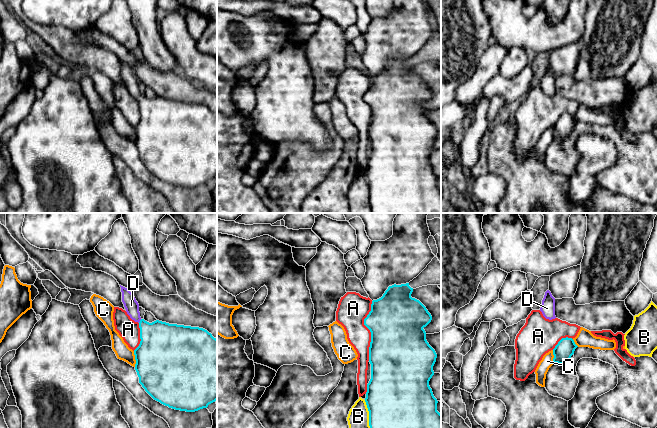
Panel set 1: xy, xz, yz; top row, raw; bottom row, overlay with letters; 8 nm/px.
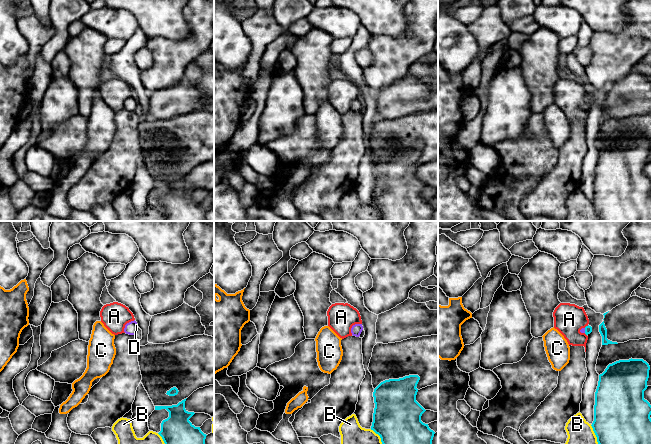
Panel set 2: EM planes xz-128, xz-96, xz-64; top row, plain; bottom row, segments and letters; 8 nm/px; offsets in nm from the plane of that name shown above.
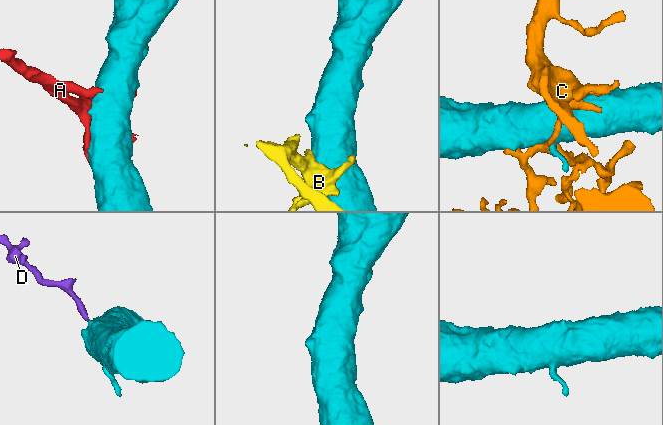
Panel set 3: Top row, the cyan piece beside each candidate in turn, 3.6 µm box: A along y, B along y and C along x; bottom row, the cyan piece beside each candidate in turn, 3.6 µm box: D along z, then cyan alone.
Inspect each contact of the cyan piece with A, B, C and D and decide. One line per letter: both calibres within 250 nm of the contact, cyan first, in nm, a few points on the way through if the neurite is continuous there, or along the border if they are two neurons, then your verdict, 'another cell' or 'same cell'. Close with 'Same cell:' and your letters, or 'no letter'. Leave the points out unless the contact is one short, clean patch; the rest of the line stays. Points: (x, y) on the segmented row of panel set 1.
A: 460 nm thick on the cyan side, 240 nm on the other; another cell
B: 480 nm thick on the cyan side, 170 nm on the other; another cell
C: 500 nm thick on the cyan side, 120 nm on the other; another cell
D: 340 nm thick on the cyan side, 110 nm on the other; runs through xy (161, 344), (140, 321), (135, 316), (131, 305); same cell
Same cell: D

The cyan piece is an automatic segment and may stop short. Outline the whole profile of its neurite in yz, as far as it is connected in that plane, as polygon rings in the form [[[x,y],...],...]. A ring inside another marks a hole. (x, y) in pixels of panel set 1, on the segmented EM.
[[[562,338],[553,349],[553,362],[558,364],[566,363],[577,347],[572,338]]]

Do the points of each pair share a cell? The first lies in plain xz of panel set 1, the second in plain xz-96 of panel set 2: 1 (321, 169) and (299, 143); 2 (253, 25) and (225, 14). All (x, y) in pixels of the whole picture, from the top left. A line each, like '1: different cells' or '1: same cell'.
1: same cell
2: same cell

